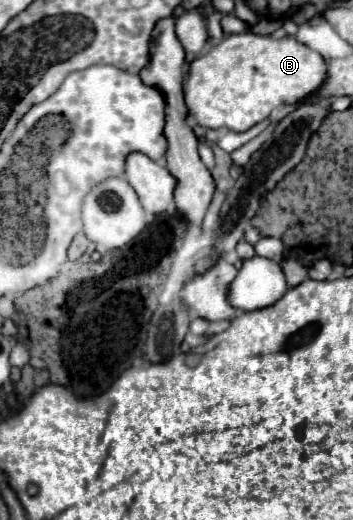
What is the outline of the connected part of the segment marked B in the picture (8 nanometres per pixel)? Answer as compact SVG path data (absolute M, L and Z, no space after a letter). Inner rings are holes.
M243 32L225 36L221 44L213 46L207 54L195 58L189 64L189 72L183 82L183 92L189 116L193 116L199 126L211 130L229 128L233 132L245 132L257 122L265 120L281 102L295 104L301 102L305 96L313 94L321 86L321 80L325 80L325 60L319 52L307 48L305 44L299 44L295 38L273 40L253 32Z

